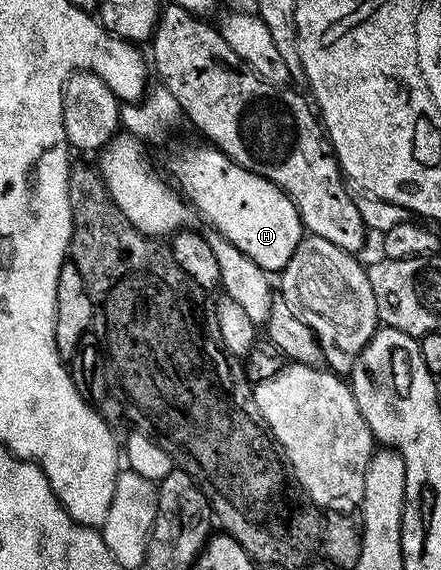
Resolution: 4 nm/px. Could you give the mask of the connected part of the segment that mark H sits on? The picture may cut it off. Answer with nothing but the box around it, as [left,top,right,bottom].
[168,144,306,272]

